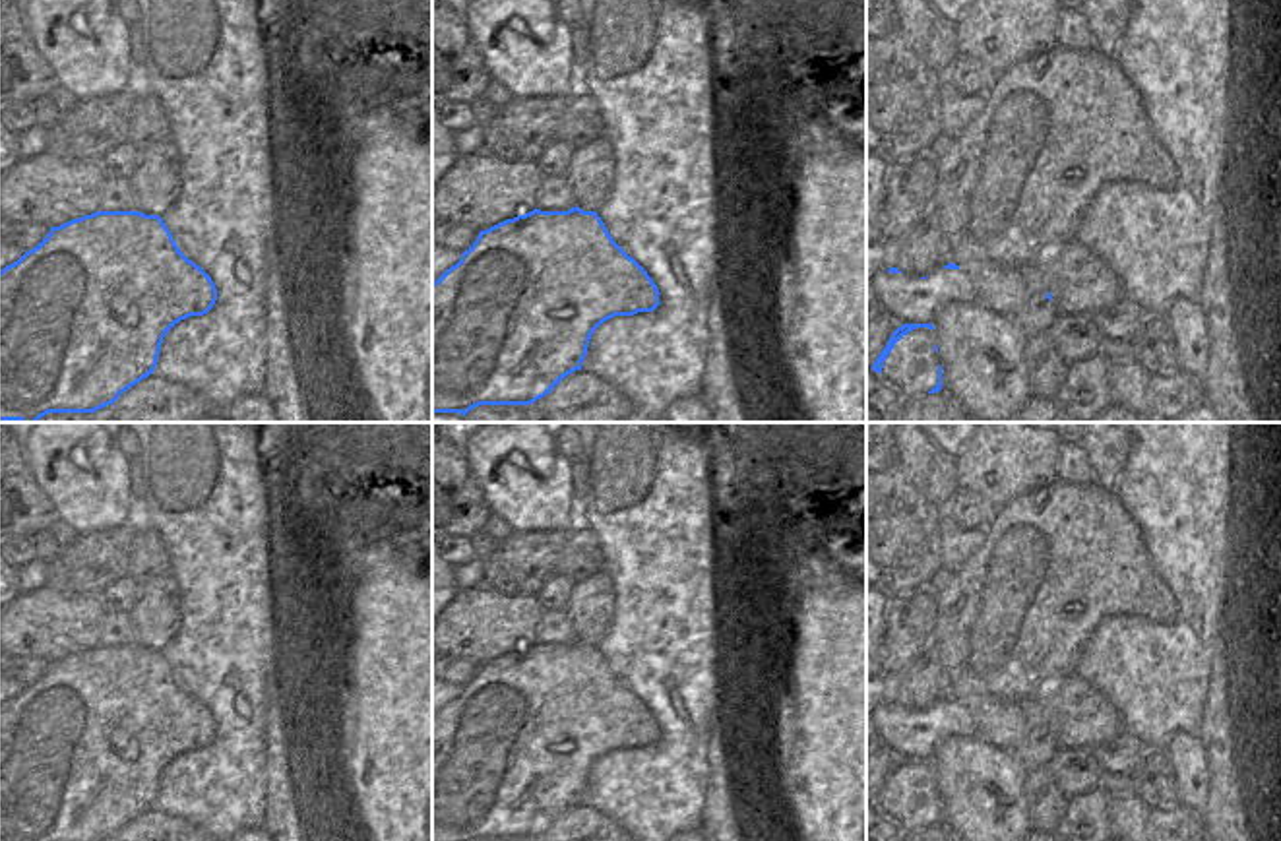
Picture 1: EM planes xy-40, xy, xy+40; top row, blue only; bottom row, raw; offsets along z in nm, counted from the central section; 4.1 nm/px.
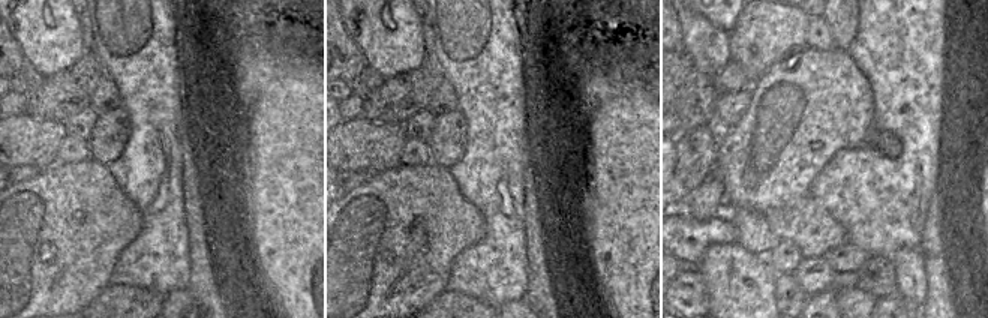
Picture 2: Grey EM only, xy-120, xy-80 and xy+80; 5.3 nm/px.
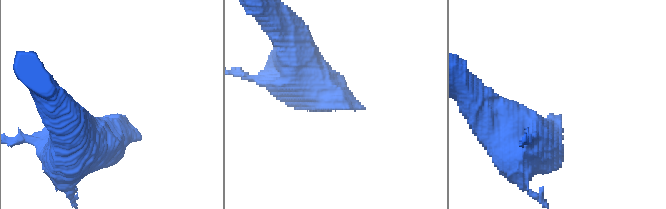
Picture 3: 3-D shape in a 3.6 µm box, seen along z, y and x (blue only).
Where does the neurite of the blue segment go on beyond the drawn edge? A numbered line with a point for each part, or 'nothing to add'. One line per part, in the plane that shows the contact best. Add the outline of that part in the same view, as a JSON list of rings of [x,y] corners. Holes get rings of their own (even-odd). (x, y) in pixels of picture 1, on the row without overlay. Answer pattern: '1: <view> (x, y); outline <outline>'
1: xy+40 (1006, 626); outline [[[1014,525],[998,541],[984,541],[955,572],[940,572],[926,585],[926,591],[938,605],[938,620],[924,657],[932,657],[946,670],[952,698],[963,701],[971,696],[998,696],[1002,700],[1045,696],[1052,684],[1076,674],[1074,667],[1091,632],[1105,618],[1116,616],[1110,610],[1095,610],[1089,605],[1093,591],[1120,593],[1114,585],[1116,570],[1105,550],[1097,546],[1093,533],[1078,546],[1076,574],[1079,595],[1076,599],[1043,566],[1043,558],[1035,554],[1035,543],[1033,525]]]

